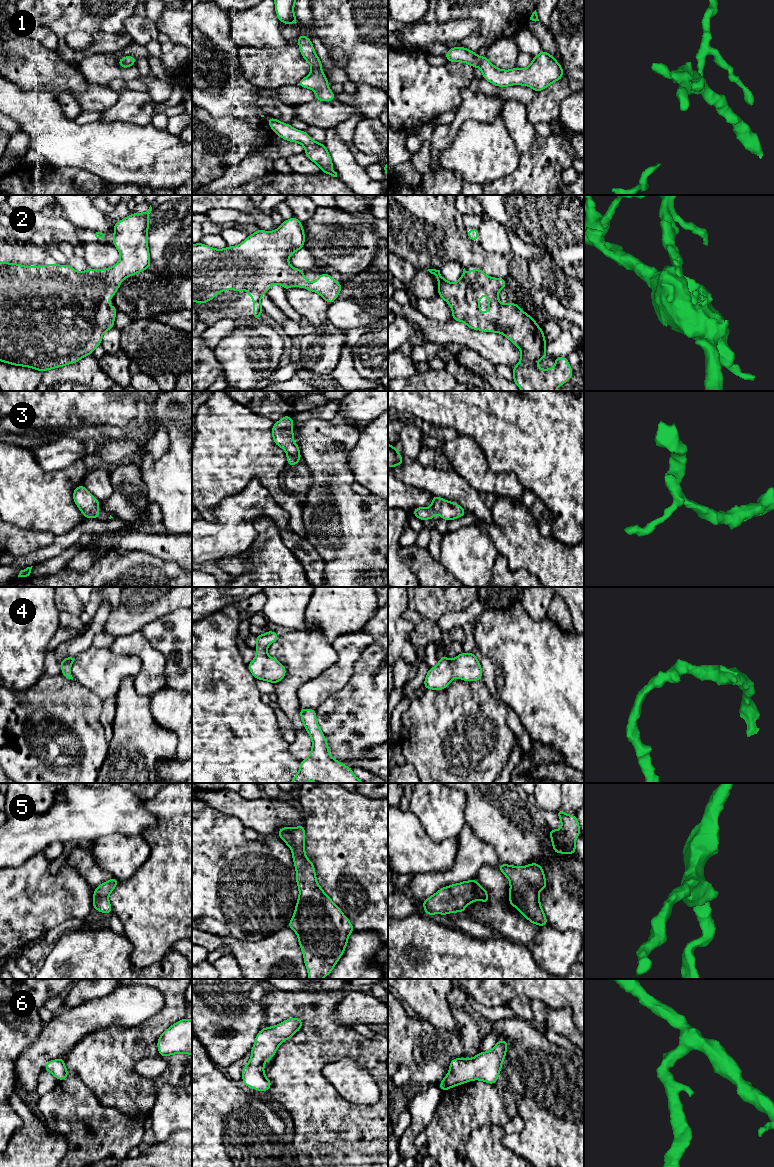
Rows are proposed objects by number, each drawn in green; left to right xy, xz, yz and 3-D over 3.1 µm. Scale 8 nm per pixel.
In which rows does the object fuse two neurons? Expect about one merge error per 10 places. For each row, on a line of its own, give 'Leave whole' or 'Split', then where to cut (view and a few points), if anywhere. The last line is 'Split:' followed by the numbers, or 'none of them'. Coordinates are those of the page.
1: Leave whole. No split
2: Leave whole. No split
3: Leave whole. No split
4: Leave whole. No split
5: Leave whole. No split
6: Leave whole. No split
Split: none of them

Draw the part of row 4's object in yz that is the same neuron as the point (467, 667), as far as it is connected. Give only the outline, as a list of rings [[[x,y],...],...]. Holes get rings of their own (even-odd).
[[[462,652],[453,660],[440,656],[438,664],[429,669],[423,685],[426,690],[440,691],[445,689],[455,677],[464,681],[482,679],[482,668],[473,652]]]

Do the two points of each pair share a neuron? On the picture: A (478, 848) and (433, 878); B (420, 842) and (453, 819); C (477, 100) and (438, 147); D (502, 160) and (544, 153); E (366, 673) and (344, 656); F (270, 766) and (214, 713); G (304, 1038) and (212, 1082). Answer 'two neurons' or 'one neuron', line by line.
A: one neuron
B: two neurons
C: one neuron
D: two neurons
E: two neurons
F: one neuron
G: two neurons

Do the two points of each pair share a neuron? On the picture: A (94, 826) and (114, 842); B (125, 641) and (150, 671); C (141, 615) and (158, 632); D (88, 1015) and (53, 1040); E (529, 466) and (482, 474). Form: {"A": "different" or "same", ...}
{"A": "different", "B": "same", "C": "different", "D": "same", "E": "different"}

